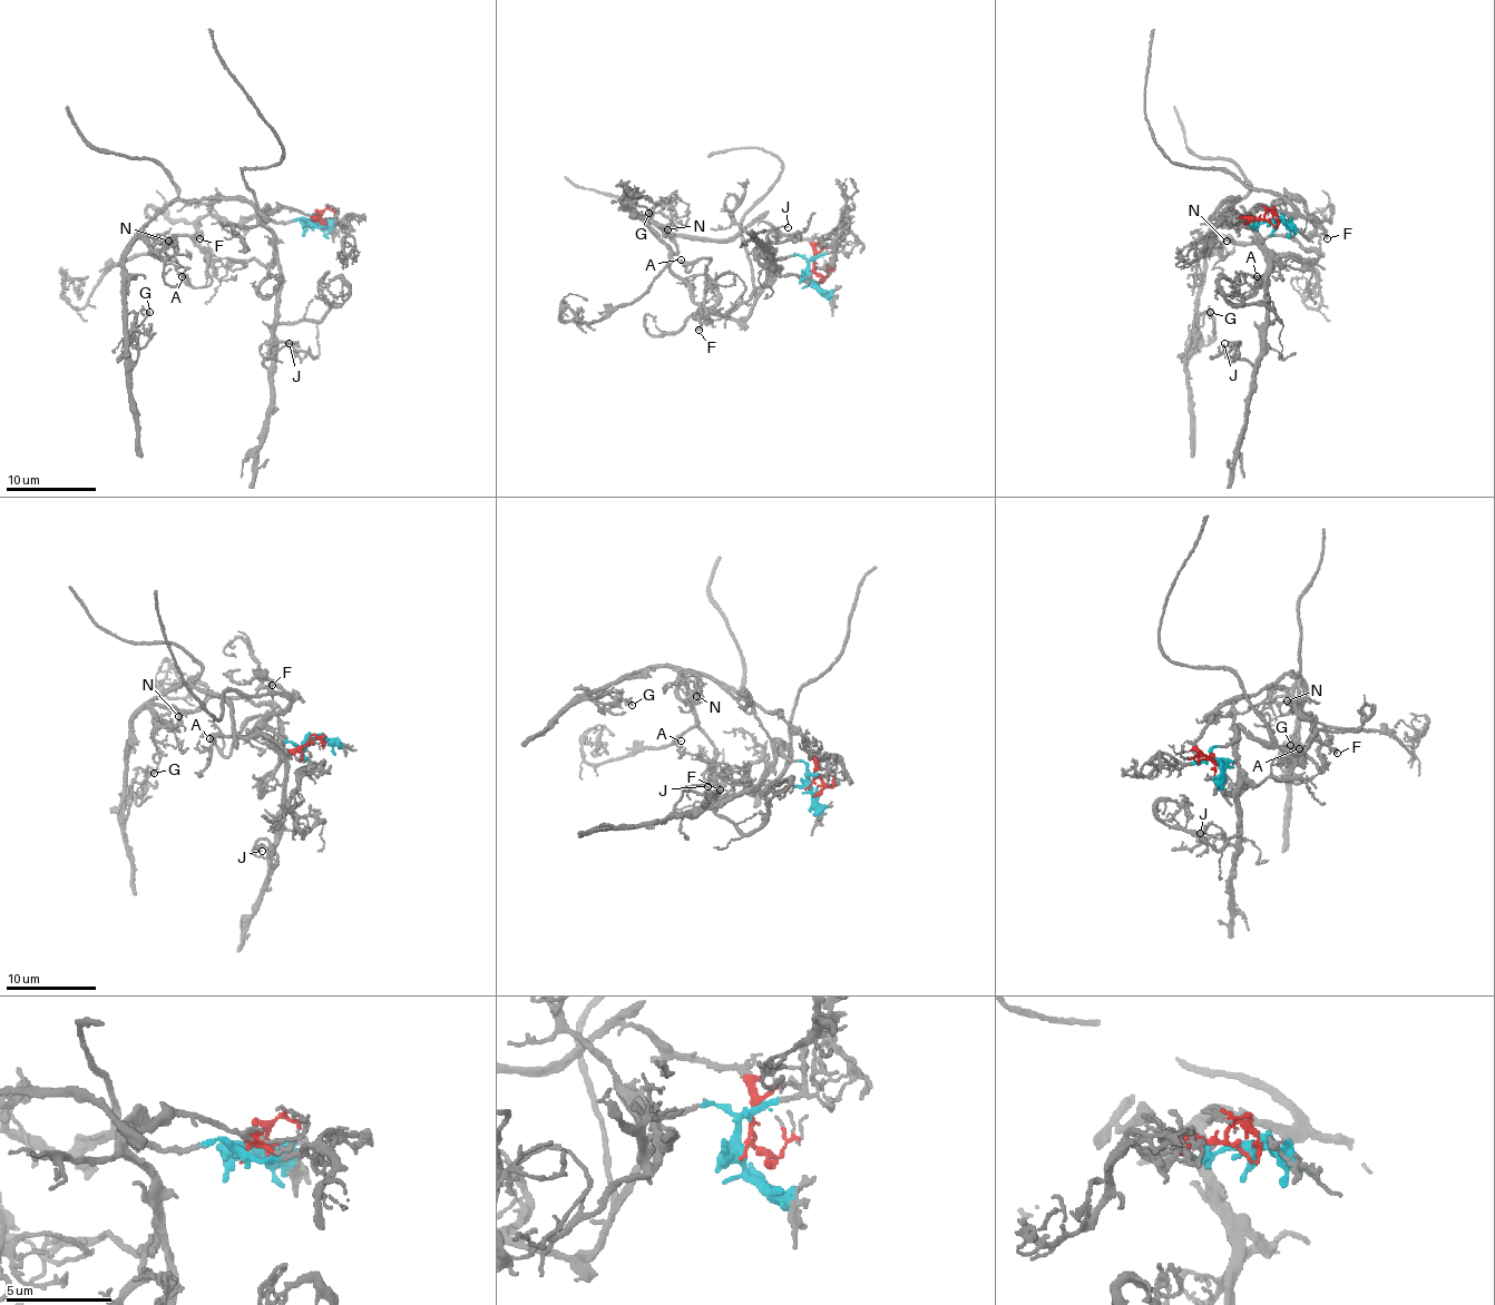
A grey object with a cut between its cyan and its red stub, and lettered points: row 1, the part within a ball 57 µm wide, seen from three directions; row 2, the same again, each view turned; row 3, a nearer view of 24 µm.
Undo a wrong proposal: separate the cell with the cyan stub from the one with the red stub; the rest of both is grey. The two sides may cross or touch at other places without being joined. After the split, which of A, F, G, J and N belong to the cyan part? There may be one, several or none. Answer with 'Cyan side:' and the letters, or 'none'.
Cyan side: F, J

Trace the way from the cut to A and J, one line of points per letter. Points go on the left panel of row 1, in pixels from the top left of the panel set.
A: (312, 224), (237, 199), (173, 199), (144, 231), (188, 235), (208, 255), (211, 282), (182, 275)
J: (312, 224), (299, 219), (267, 224), (279, 264), (279, 321), (274, 359), (270, 365), (263, 361), (290, 343)

